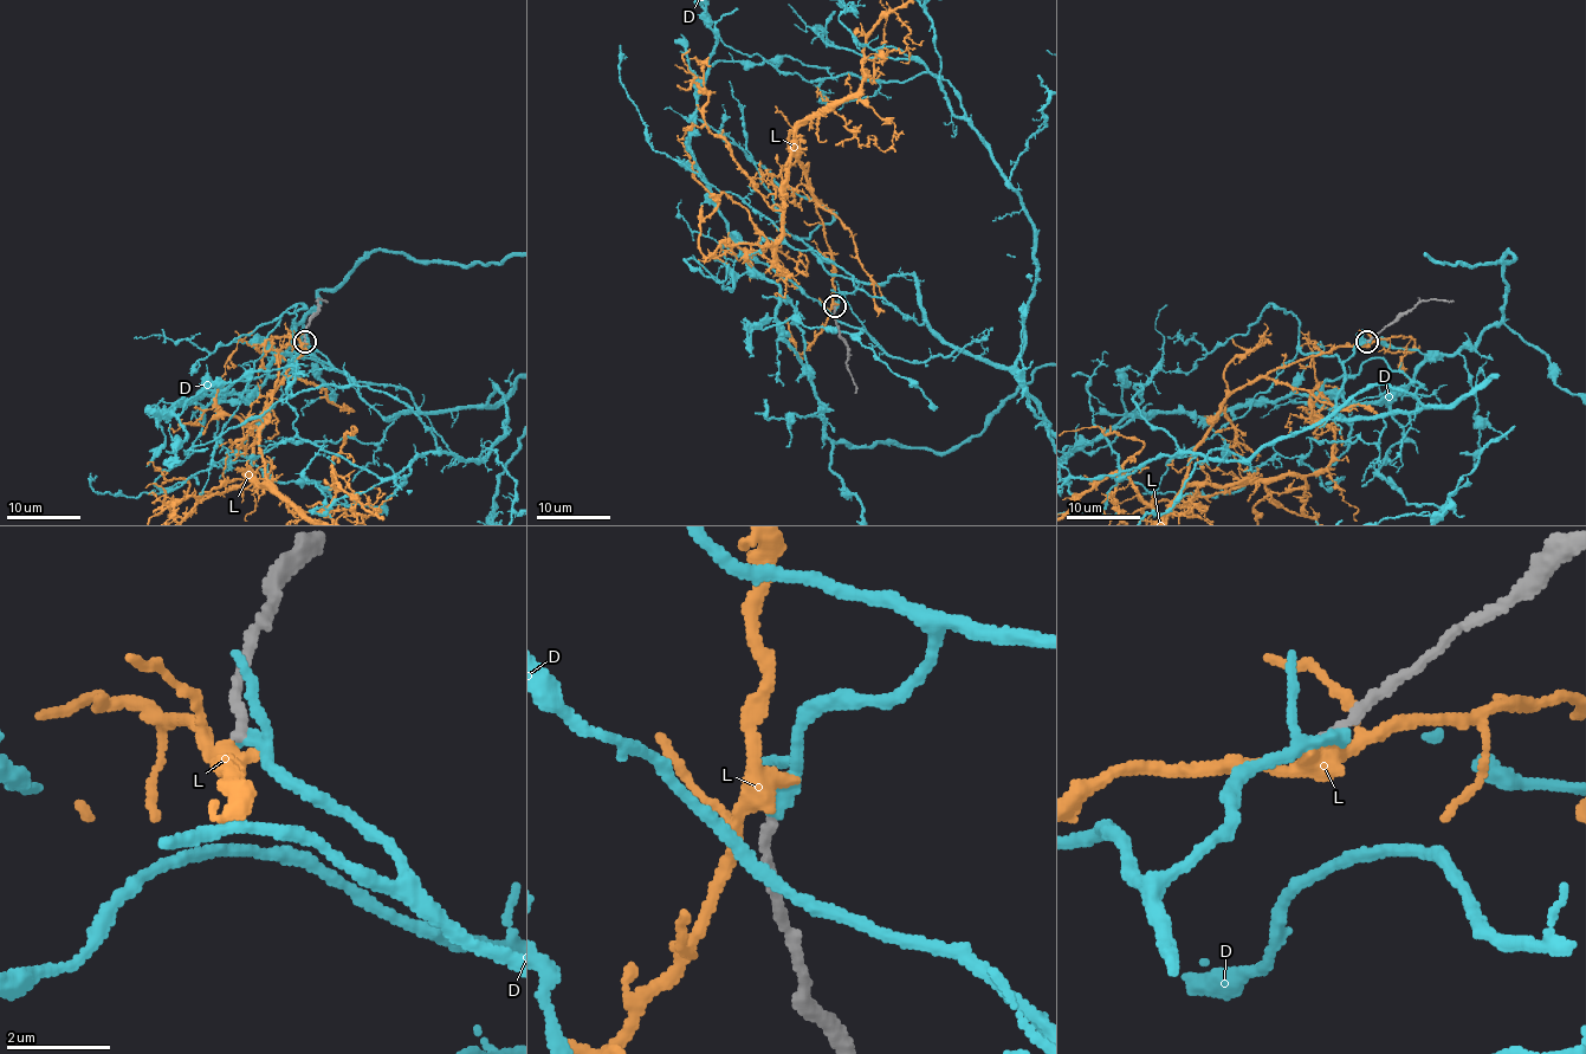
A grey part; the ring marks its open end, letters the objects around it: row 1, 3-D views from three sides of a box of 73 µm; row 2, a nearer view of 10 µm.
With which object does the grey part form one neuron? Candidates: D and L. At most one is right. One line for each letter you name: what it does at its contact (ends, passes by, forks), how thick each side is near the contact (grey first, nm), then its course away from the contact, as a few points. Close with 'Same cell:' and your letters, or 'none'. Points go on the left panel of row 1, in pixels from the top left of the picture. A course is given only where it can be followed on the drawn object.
Same cell: none

